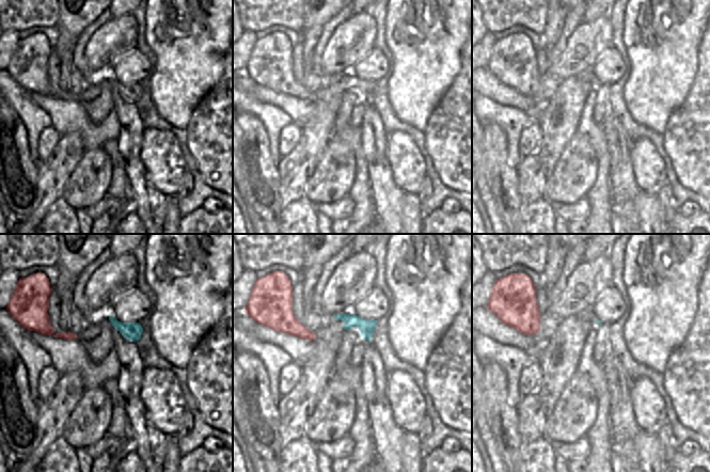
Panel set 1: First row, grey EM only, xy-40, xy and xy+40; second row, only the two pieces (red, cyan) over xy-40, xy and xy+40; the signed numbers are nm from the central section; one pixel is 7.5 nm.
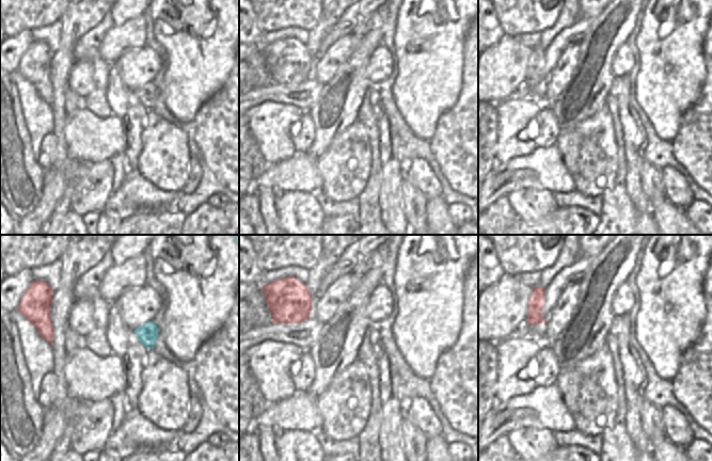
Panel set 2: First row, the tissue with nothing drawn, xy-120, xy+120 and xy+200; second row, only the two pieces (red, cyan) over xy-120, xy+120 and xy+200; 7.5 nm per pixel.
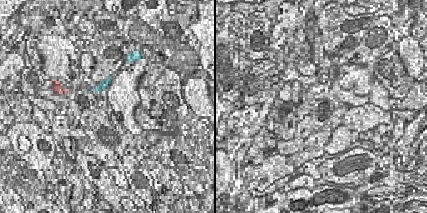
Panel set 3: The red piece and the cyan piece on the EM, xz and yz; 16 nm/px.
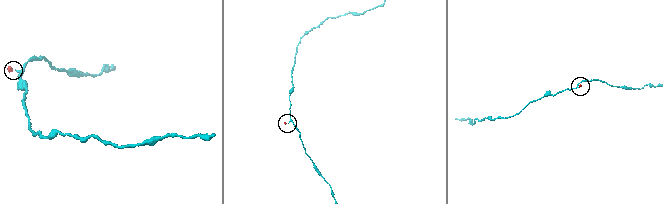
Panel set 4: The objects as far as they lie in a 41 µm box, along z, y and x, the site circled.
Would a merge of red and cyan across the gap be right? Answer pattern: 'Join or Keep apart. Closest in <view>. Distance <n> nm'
Join. Closest in xy. Distance 180 nm

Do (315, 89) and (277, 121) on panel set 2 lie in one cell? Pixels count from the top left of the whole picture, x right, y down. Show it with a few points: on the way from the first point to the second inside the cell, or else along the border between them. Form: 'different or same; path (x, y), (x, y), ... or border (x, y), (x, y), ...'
different; border (270, 100), (295, 105), (305, 111)

